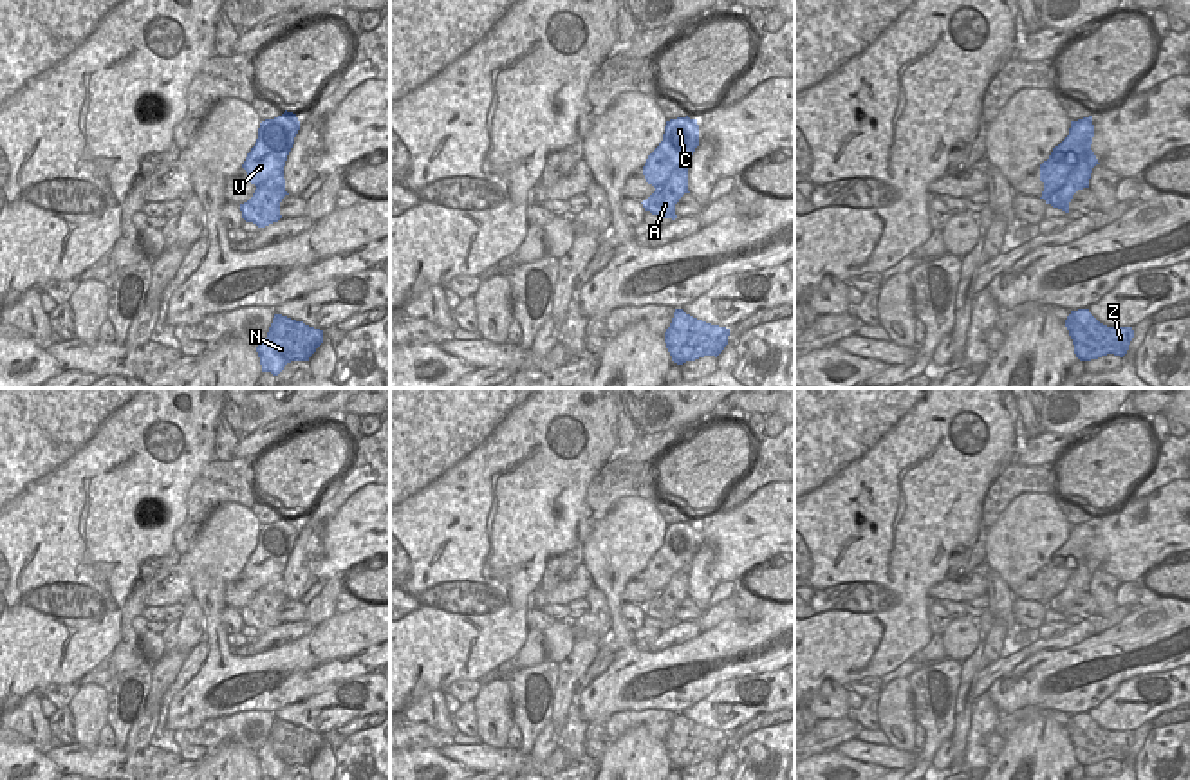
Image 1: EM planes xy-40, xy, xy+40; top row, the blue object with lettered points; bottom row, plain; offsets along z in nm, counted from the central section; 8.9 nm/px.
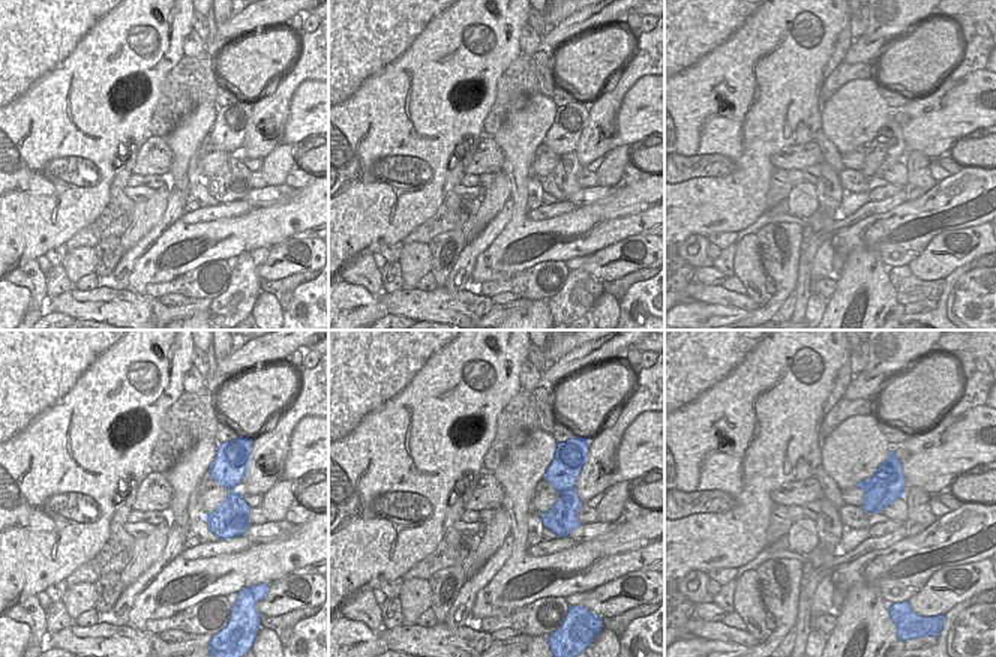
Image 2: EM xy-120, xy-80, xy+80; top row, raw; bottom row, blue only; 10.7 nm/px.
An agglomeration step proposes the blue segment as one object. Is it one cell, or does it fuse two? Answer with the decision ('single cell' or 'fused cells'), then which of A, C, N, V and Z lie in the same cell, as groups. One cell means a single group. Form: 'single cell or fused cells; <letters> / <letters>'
fused cells; A N Z / C V

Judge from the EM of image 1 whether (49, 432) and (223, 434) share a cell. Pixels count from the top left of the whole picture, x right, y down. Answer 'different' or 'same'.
different

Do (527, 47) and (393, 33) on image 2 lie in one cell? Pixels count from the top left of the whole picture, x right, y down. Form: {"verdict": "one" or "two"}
{"verdict": "two"}

